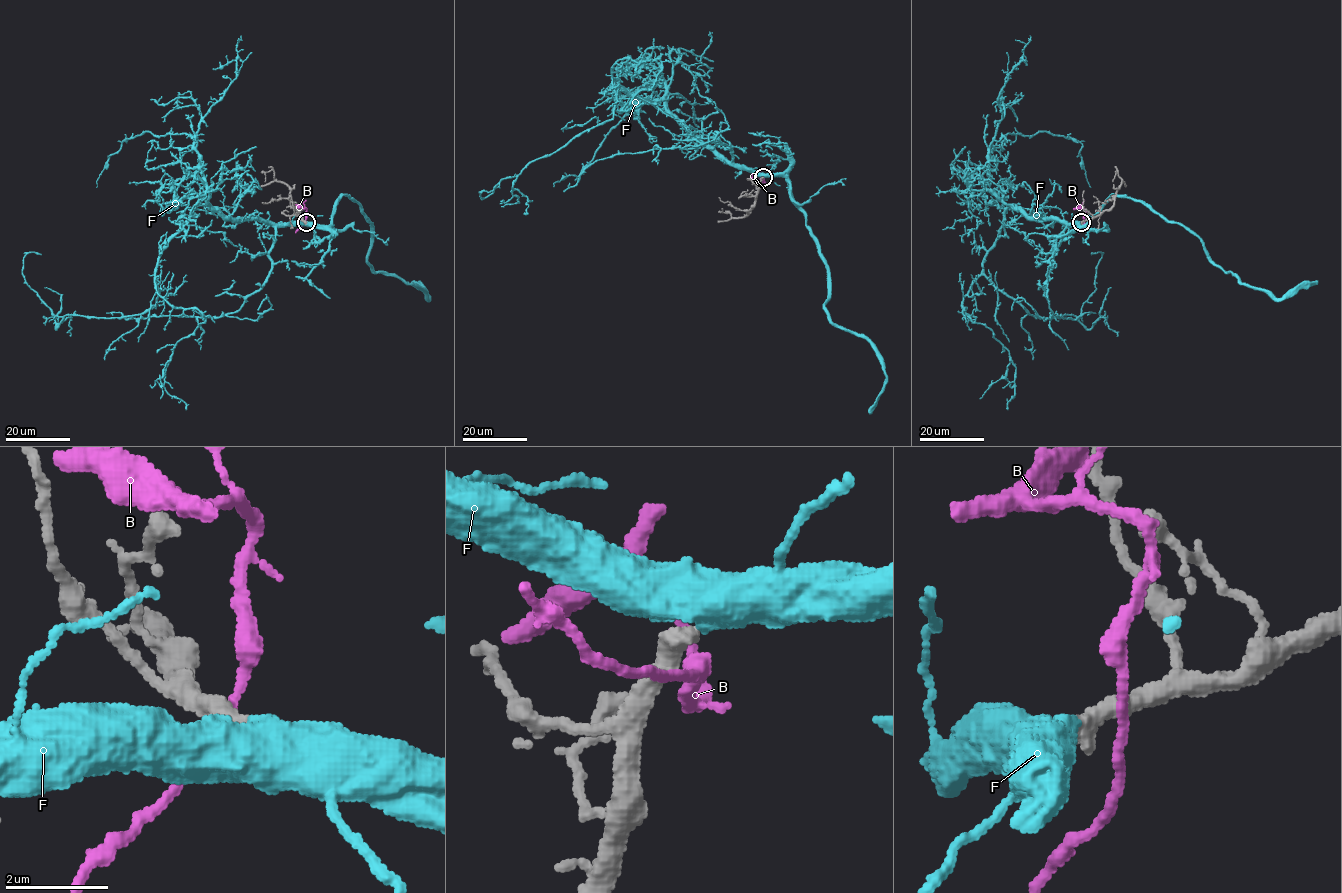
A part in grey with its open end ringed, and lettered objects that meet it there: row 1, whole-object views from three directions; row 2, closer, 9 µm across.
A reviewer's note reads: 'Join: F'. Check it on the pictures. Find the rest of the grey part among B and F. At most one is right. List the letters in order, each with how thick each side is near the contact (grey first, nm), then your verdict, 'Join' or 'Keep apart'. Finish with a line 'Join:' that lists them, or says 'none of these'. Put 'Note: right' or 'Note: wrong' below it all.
B: Thickness 600 nm (grey) against 160 nm. Keep apart
F: Thickness 460 nm (grey) against 900 nm. Join
Join: F
Note: right

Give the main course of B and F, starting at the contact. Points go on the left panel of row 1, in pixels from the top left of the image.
B: (304, 221), (306, 208), (294, 205)
F: (306, 222), (198, 205), (156, 265), (154, 307), (121, 317), (54, 315), (22, 273), (27, 253), (41, 253)

